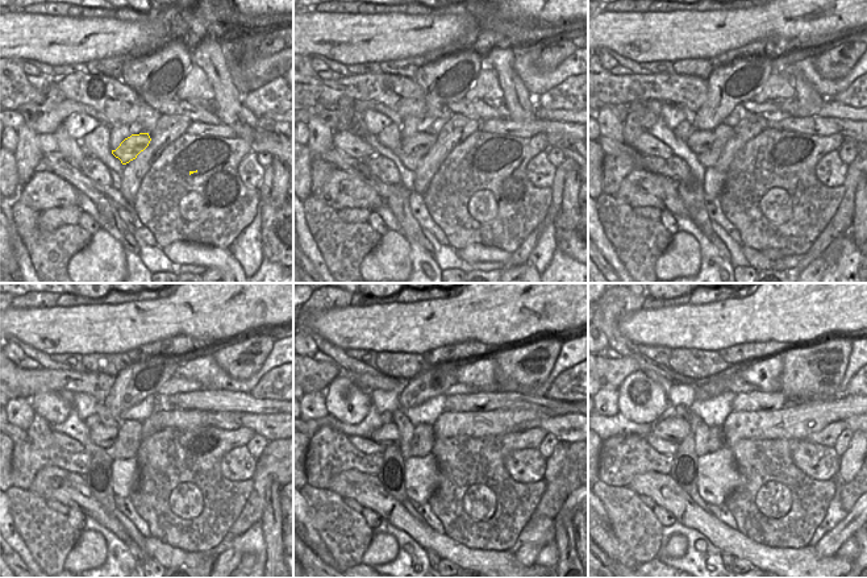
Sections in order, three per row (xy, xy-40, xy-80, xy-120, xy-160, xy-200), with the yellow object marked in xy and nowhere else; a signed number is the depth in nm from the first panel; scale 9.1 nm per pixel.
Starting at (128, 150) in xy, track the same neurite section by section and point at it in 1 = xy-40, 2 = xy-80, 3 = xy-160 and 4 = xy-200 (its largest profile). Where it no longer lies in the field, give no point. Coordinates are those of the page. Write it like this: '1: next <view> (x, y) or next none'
1: next xy-40 (417, 145)
2: next xy-80 (699, 142)
3: next xy-160 (388, 433)
4: next xy-200 (675, 429)

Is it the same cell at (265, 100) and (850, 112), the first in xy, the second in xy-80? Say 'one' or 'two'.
two

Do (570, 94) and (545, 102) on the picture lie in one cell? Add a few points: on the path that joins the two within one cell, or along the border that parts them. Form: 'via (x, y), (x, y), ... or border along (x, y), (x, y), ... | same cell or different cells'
via (563, 98), (551, 100) | same cell

